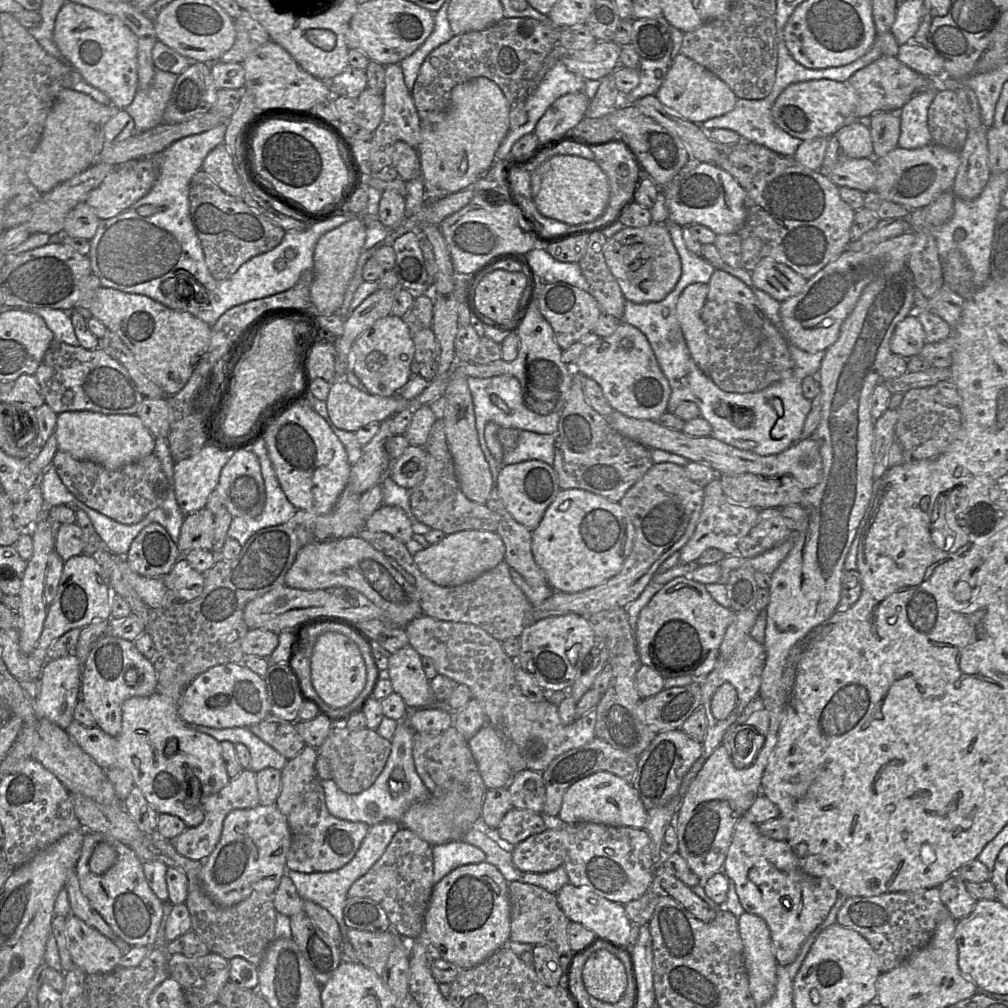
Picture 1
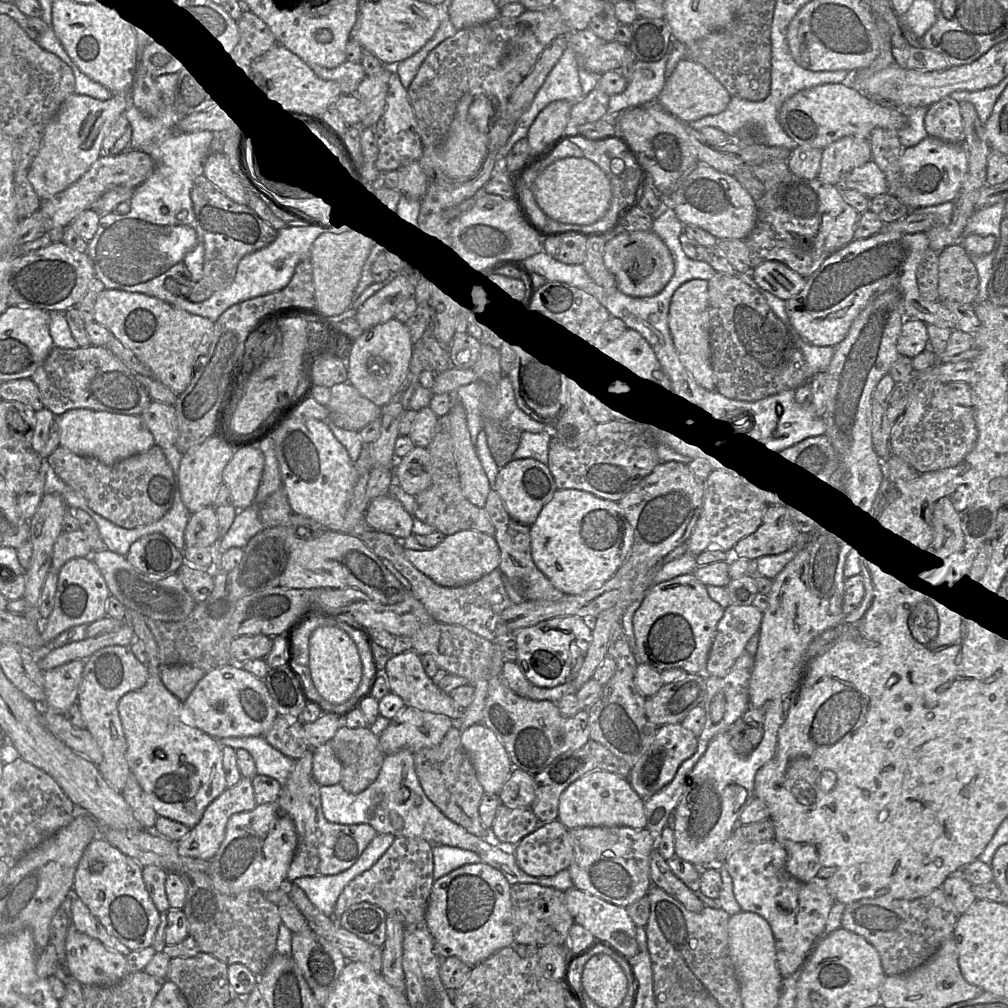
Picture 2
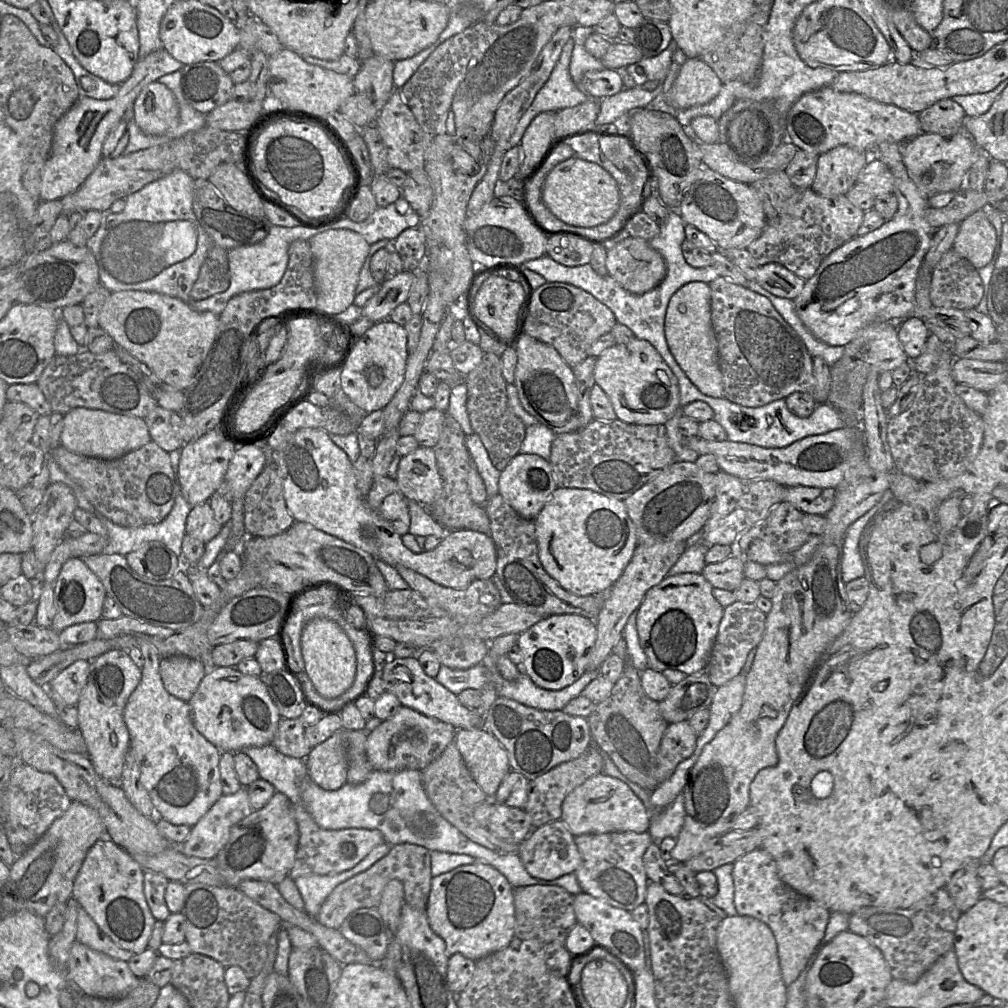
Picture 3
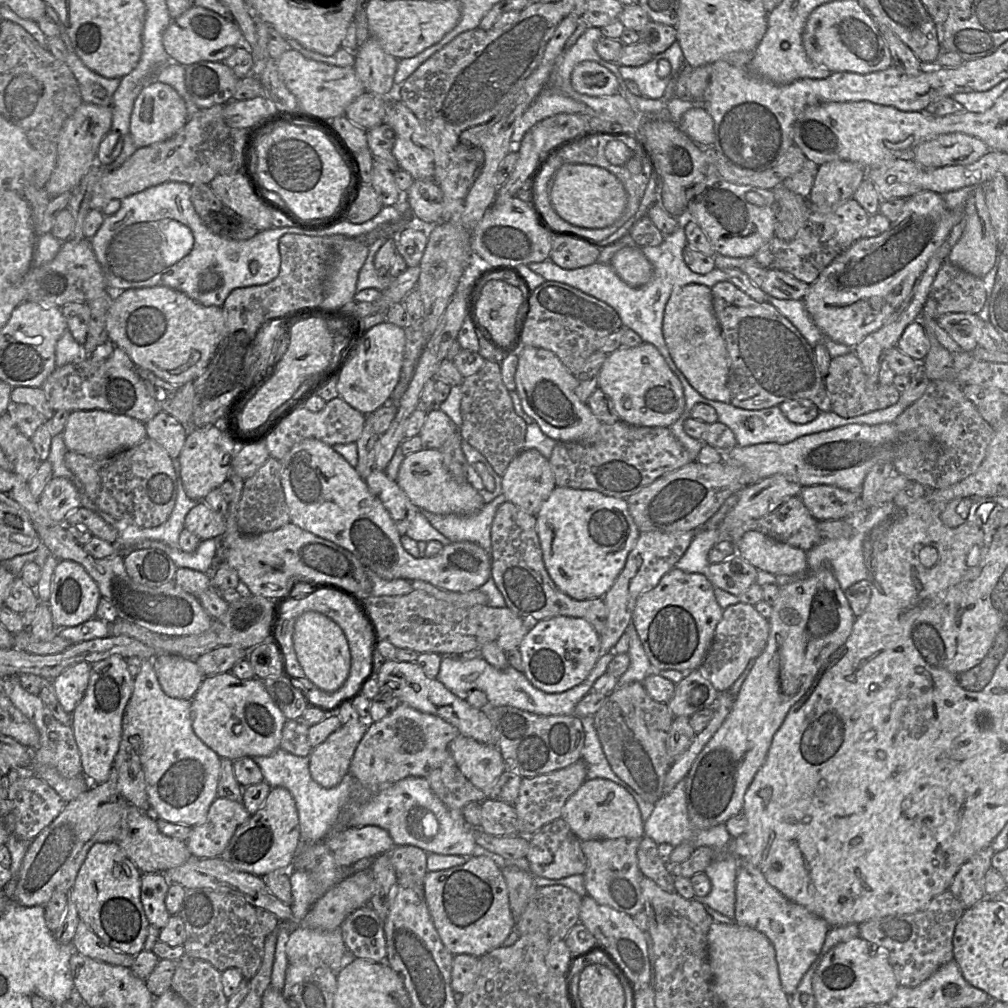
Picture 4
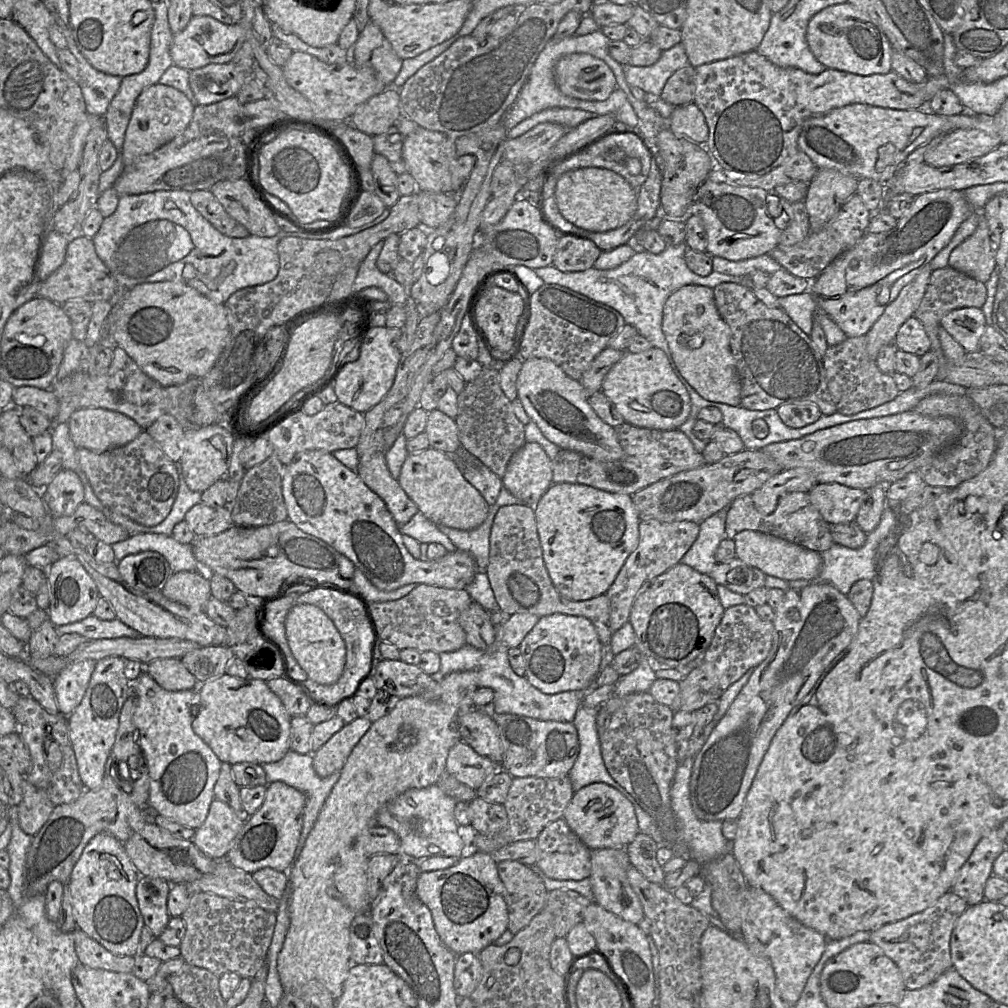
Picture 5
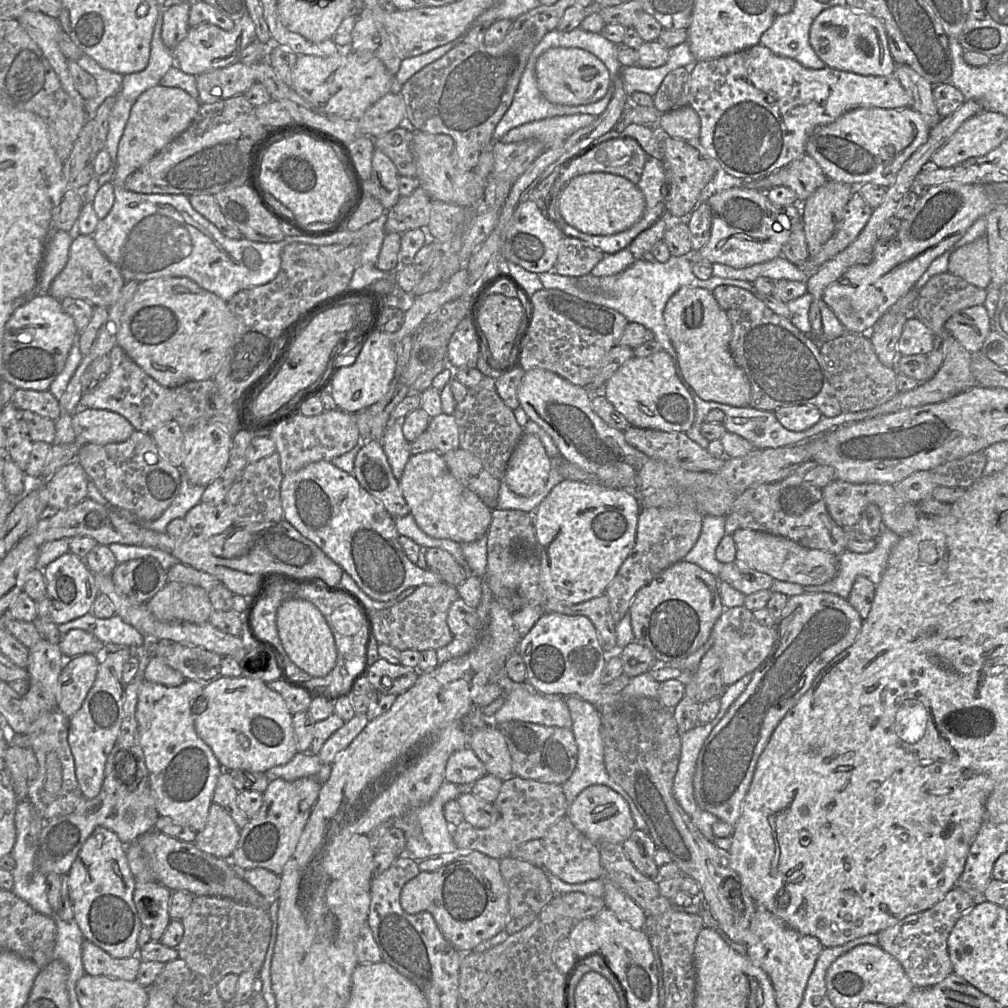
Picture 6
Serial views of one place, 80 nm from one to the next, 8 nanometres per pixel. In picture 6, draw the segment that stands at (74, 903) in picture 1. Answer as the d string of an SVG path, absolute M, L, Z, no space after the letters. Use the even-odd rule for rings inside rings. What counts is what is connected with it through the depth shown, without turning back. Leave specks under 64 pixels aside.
M84 940L82 961L86 974L135 981L142 960L138 955L114 958L94 943Z

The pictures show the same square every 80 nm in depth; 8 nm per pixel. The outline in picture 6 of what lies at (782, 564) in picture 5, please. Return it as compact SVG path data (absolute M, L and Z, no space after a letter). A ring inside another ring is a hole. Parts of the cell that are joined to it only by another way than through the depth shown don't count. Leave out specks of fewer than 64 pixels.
M737 529L732 537L736 545L736 560L780 581L808 585L821 585L837 573L837 556L824 550L805 547L786 537L753 529Z

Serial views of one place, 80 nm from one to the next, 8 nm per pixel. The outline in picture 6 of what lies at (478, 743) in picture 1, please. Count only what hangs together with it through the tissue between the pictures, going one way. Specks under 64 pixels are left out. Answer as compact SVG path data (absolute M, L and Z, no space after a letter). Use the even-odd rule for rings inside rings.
M465 747L449 757L445 768L445 781L453 784L473 784L486 774L481 760L472 749Z

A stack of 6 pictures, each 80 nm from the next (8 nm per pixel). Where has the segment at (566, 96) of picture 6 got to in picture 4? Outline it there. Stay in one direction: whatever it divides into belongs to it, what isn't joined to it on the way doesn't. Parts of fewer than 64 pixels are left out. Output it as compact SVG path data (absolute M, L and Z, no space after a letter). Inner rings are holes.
M584 61L575 66L571 84L578 93L594 97L611 96L619 92L616 76L593 61Z

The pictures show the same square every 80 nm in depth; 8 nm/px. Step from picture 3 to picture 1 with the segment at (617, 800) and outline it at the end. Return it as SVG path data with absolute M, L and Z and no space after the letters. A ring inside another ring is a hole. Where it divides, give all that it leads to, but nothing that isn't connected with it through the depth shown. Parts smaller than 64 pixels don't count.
M598 771L572 784L563 795L558 814L560 824L593 822L643 829L646 821L647 809L636 790L621 777L607 771Z

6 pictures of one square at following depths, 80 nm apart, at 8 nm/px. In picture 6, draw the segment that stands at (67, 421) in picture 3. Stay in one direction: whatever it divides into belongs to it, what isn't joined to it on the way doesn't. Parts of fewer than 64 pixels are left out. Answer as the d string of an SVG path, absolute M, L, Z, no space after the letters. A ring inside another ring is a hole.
M79 408L72 417L73 429L80 443L121 443L135 431L125 417L109 410Z

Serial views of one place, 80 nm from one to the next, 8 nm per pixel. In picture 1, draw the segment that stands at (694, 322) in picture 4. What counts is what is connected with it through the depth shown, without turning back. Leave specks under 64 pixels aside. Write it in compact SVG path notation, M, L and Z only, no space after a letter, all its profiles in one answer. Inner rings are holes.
M707 284L688 285L676 303L676 316L689 353L698 368L708 374L709 352L706 326L701 314L708 297Z

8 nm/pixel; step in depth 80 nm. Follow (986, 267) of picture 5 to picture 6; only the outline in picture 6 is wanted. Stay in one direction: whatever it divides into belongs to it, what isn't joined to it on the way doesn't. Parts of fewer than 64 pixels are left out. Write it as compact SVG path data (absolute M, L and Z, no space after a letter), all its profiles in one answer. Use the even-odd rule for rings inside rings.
M987 235L954 251L948 262L948 271L978 288L987 289L991 282Z

